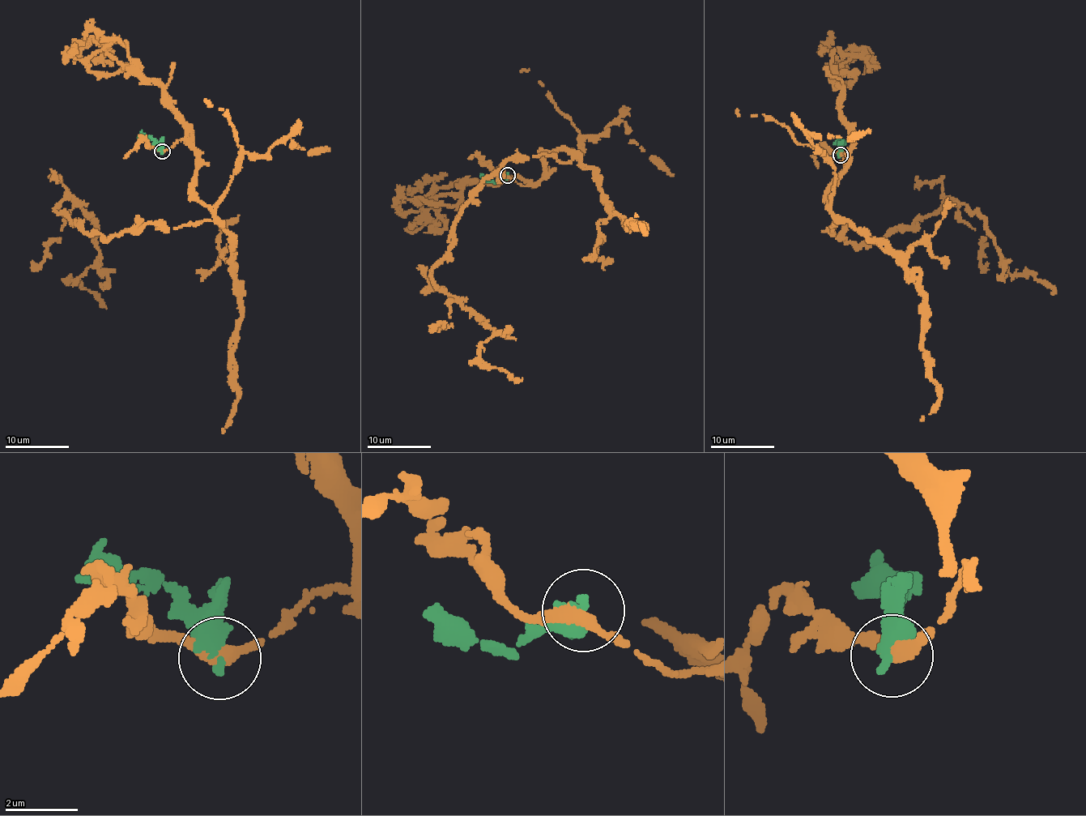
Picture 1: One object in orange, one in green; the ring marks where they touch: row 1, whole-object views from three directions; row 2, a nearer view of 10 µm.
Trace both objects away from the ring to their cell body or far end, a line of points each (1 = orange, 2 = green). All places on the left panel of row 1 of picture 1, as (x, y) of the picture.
1: (162, 151), (194, 151), (212, 220), (107, 240), (54, 210), (90, 215), (98, 260), (74, 281), (106, 308)
2: (162, 151), (150, 140), (138, 138)

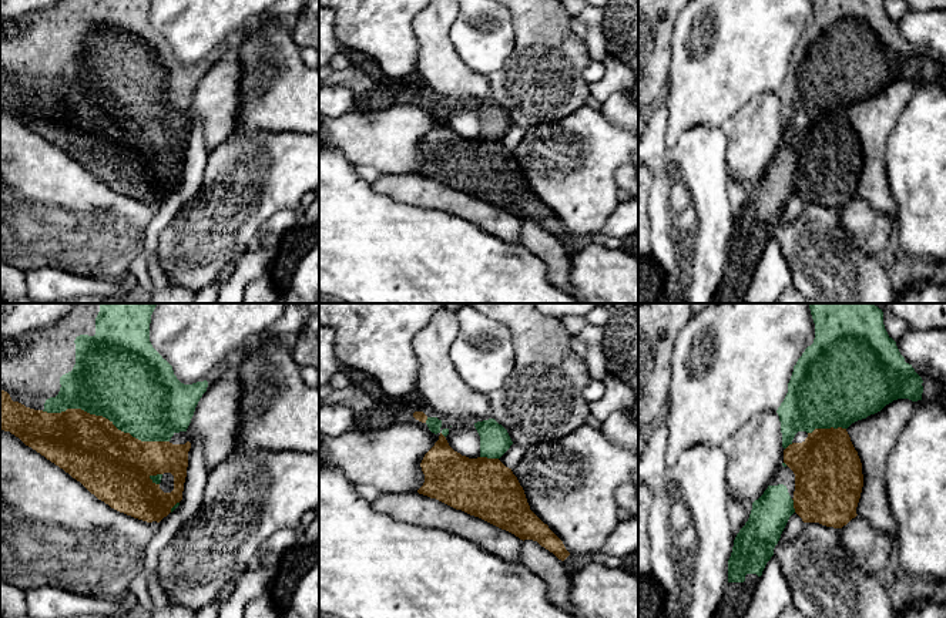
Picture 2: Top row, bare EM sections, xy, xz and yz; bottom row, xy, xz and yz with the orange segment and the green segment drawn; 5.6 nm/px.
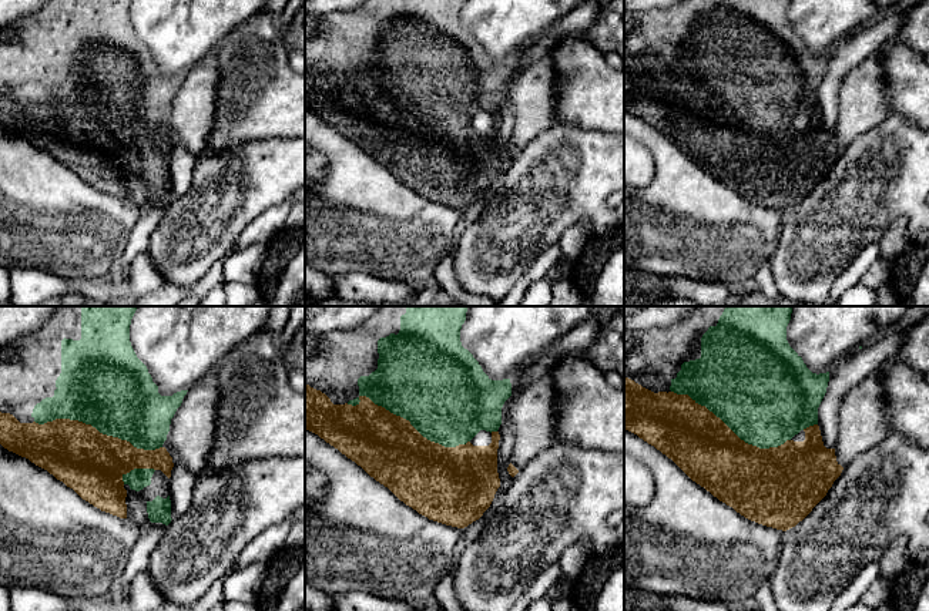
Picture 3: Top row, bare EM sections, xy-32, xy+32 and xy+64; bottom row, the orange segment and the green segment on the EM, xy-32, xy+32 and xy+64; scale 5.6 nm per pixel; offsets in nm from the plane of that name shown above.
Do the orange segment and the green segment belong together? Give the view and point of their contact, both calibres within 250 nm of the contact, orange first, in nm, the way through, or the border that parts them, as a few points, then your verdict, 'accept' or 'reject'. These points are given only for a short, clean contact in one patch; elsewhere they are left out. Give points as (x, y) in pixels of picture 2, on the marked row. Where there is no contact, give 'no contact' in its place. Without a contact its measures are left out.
xy (104, 417) | 380/500 nm | reject

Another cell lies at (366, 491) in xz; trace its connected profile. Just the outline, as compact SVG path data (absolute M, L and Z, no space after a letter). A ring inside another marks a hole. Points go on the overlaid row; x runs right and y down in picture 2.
M356 484L355 490L362 498L369 503L375 501L382 494L376 487L372 487L369 484Z

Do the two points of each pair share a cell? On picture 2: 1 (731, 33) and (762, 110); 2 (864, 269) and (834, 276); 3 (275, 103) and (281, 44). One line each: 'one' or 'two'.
1: two
2: one
3: one

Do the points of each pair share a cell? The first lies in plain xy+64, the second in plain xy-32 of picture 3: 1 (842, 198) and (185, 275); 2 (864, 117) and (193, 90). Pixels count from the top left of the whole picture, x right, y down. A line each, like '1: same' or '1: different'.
1: same
2: same

